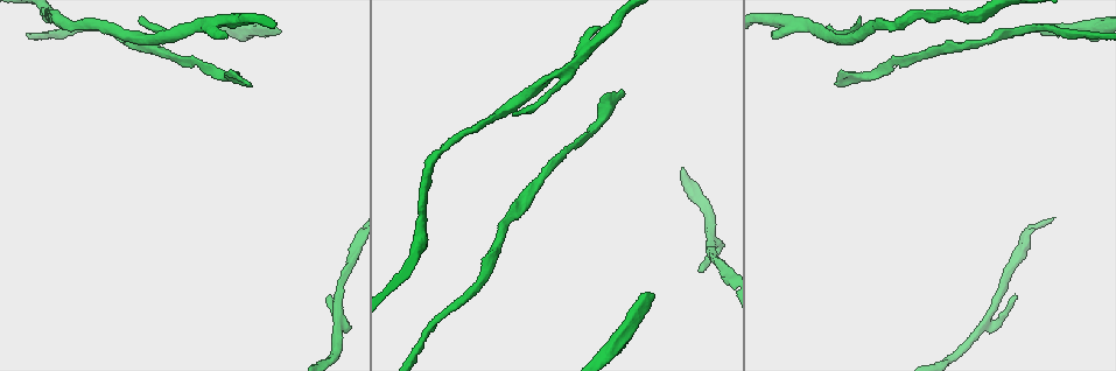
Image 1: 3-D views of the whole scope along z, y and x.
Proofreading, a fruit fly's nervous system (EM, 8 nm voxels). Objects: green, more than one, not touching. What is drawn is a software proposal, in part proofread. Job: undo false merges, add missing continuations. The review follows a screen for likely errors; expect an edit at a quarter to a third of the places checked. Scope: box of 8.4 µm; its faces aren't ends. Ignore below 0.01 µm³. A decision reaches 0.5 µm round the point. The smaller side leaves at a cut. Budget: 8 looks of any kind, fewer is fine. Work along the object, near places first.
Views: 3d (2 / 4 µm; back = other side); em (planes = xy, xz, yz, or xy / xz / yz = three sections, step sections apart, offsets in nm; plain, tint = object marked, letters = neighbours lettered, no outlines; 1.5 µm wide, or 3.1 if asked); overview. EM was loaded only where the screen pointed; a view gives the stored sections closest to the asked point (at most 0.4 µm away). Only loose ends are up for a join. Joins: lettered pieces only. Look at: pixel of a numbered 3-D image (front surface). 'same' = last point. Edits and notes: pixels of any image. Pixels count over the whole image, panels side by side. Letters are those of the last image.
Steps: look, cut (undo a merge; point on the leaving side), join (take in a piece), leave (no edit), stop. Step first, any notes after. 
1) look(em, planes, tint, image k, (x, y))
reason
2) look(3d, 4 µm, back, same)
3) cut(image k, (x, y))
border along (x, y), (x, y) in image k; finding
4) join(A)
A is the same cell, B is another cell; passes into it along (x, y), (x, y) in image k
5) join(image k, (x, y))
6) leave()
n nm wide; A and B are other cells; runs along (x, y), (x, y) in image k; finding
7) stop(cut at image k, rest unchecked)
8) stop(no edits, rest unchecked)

look(em, planes, letters, image 1, (1015, 298))
free end

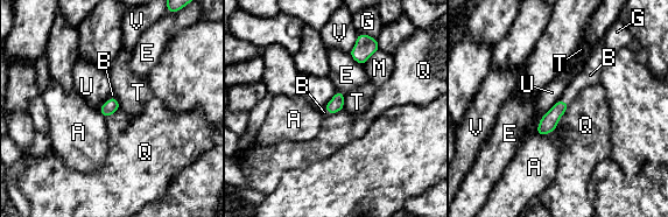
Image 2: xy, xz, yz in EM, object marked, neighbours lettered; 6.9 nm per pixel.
join(B)
100 nm wide; B is the same cell, A, E, G, M, Q, T, U and V are other cells; passes into it along (549, 121), (563, 102), (589, 76) in image 2; the neuron continues

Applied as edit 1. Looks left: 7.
look(overview)
redraw

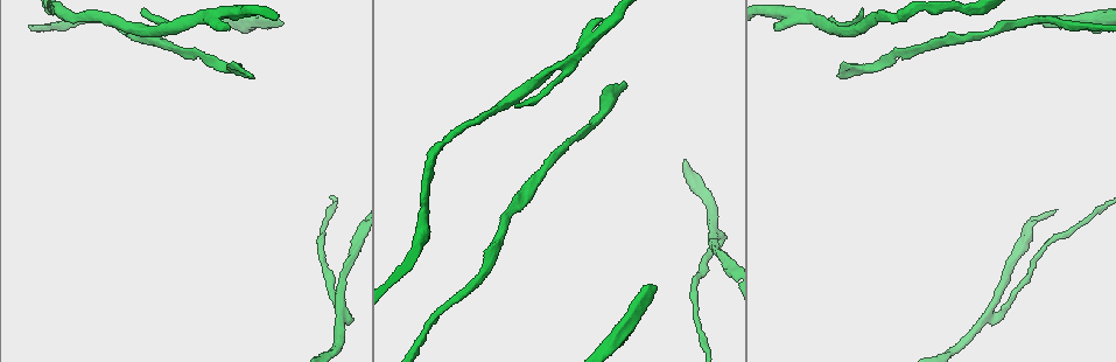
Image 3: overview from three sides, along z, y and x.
look(em, planes, tint, image 3, (1043, 24))
branch stops here

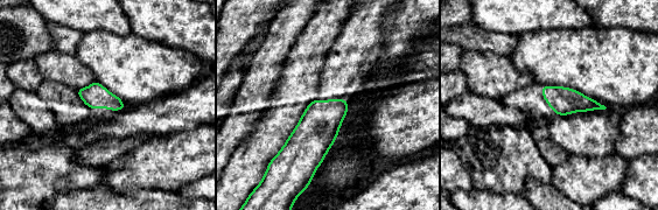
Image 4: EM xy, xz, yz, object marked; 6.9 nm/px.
look(em, planes, letters, same)
see the neighbours

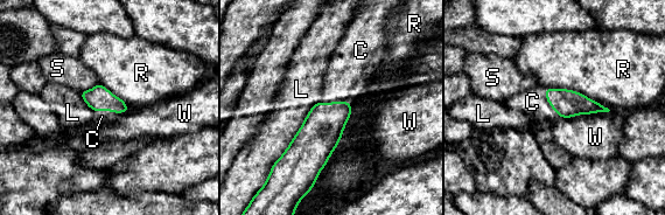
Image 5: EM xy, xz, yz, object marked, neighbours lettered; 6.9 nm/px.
join(C)
170 nm wide; C is the same cell, L, R, S and W are other cells; passes into it along (322, 129), (336, 102), (345, 80) in image 5; it goes on there

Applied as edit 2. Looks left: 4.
look(overview)
redraw

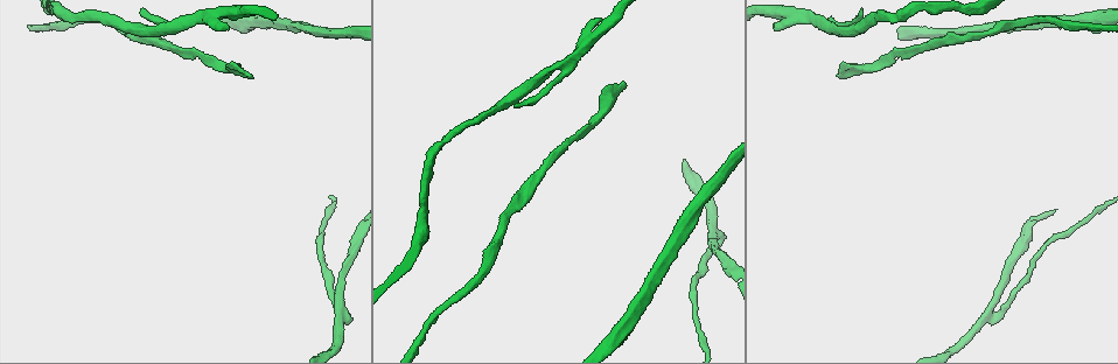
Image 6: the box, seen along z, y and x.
look(em, xz, step 4, tint, image 6, (797, 16))
branch point

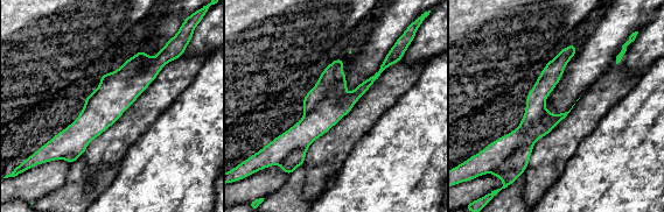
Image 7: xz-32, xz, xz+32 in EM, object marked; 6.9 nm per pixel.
look(em, xz, step 4, letters, same)
what lies round it

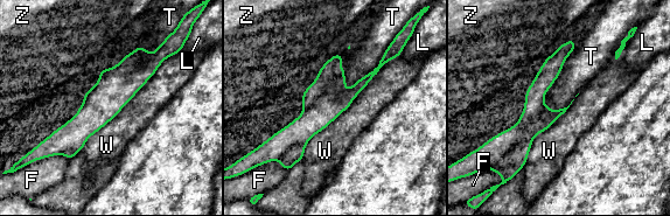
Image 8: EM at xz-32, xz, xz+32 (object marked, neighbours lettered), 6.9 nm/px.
cut(image 8, (329, 69))
F, L, T, W and Z are other cells; border along (339, 67), (315, 102), (302, 112) in image 8; a second neuron is stuck on

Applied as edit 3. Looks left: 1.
stop(join at image 2, join at image 5, cut at image 8, rest unchecked)

